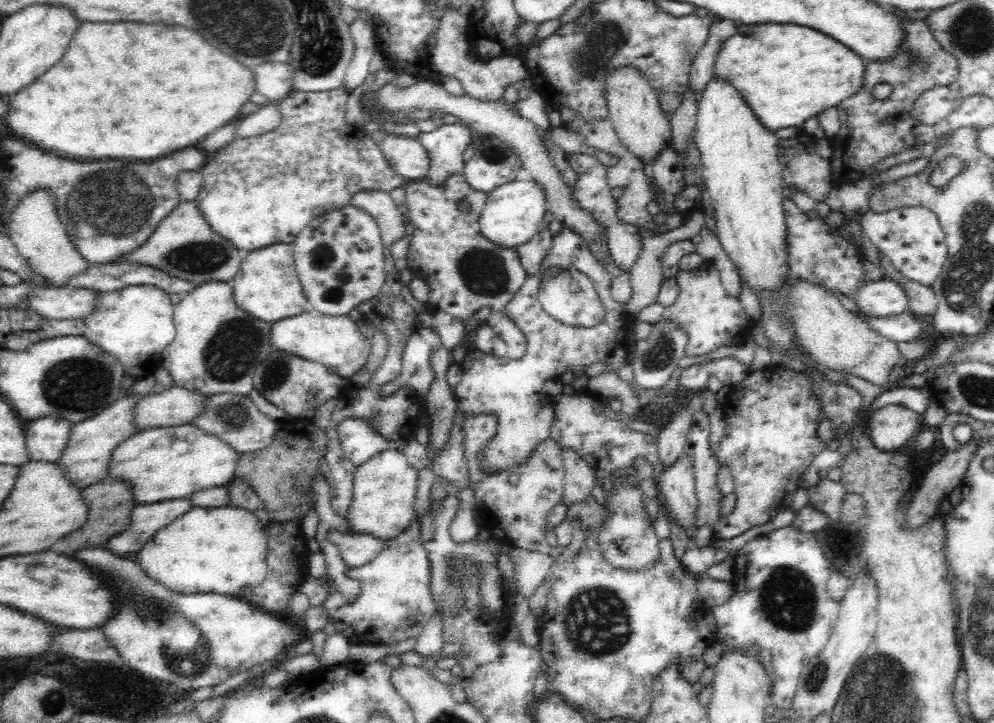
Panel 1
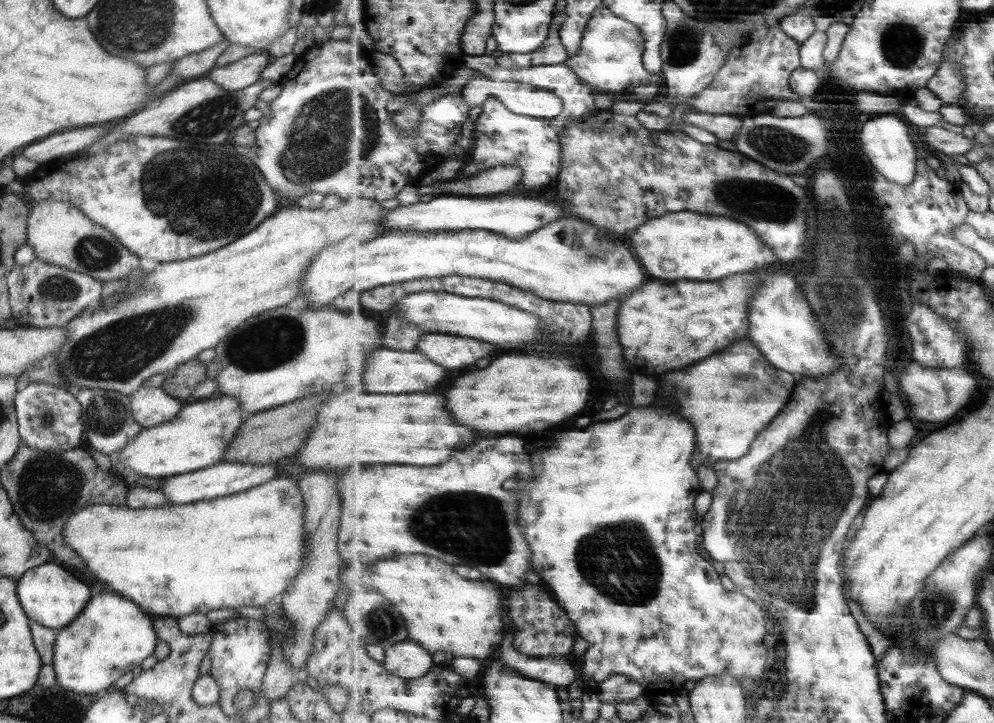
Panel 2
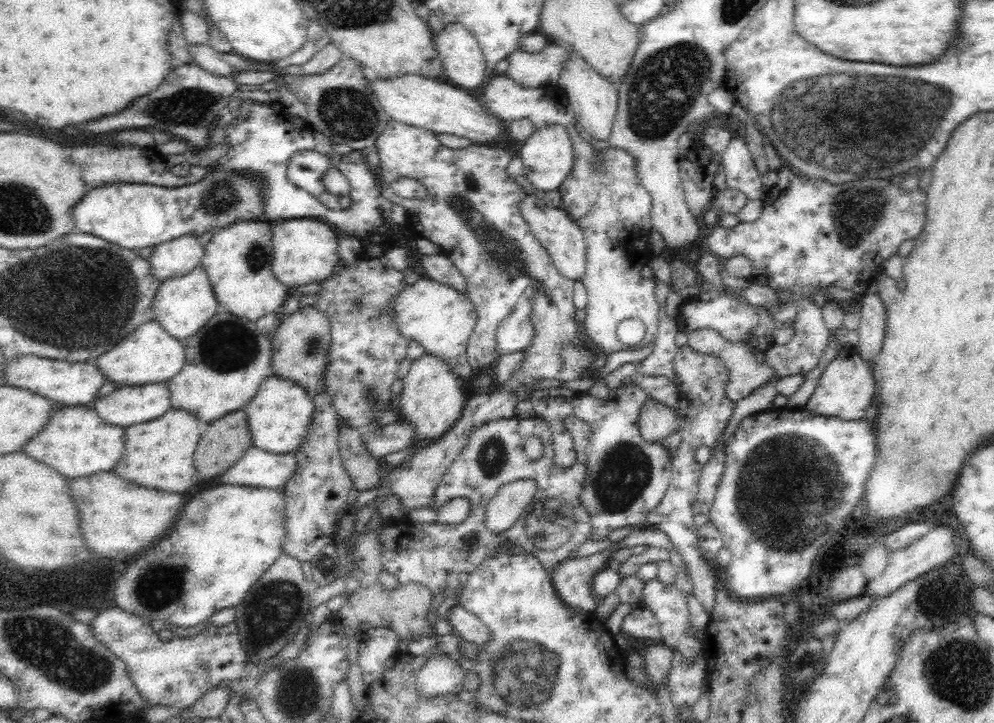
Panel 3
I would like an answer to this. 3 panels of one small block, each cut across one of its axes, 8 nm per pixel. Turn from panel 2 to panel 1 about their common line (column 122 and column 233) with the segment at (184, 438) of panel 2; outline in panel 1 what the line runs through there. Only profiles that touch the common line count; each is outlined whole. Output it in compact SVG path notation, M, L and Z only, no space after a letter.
M193 423L141 429L114 449L109 476L130 483L136 504L152 504L229 484L241 454L230 442L204 432Z

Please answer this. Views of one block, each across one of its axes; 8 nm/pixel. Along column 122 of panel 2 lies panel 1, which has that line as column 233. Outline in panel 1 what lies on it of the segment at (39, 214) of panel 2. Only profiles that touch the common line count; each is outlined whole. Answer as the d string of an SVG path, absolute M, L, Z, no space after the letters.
M181 200L178 207L158 224L156 230L140 246L106 263L146 265L197 284L208 280L230 282L240 270L241 262L248 253L248 251L238 250L230 241L212 230L194 201Z

